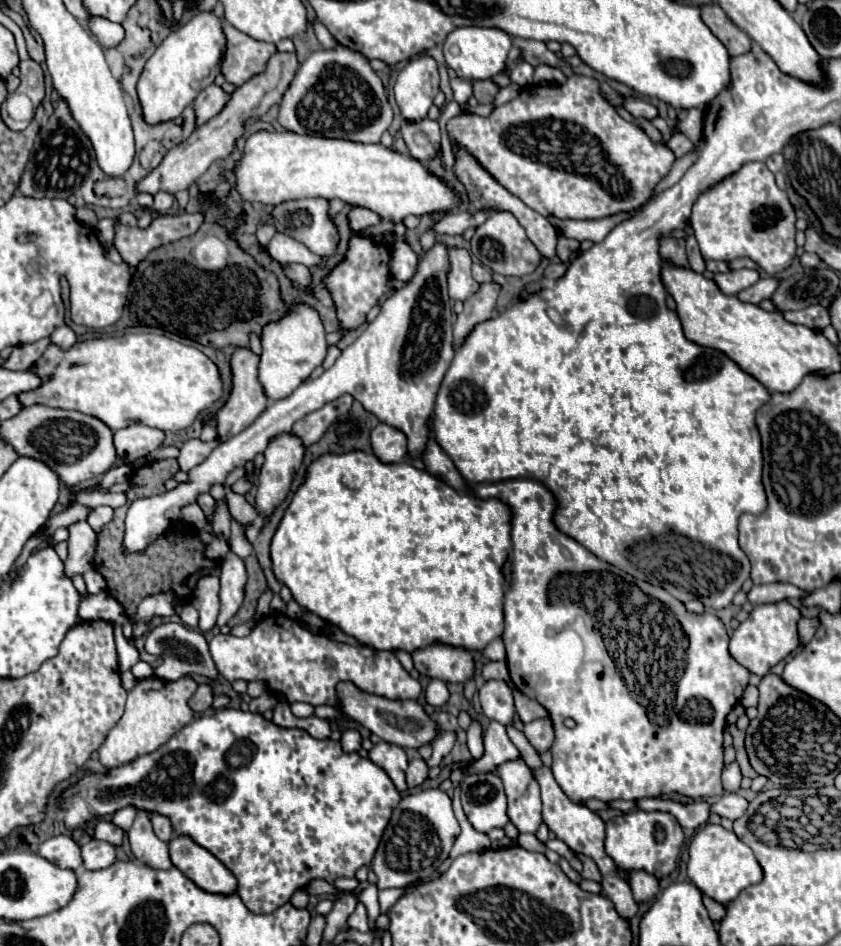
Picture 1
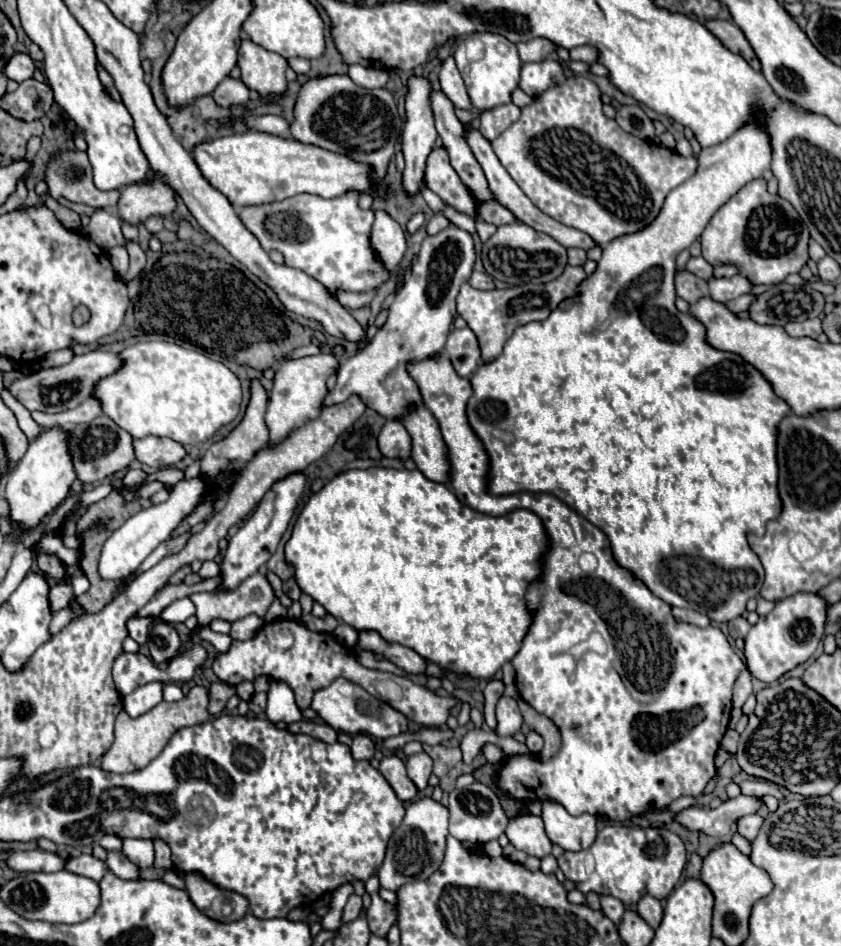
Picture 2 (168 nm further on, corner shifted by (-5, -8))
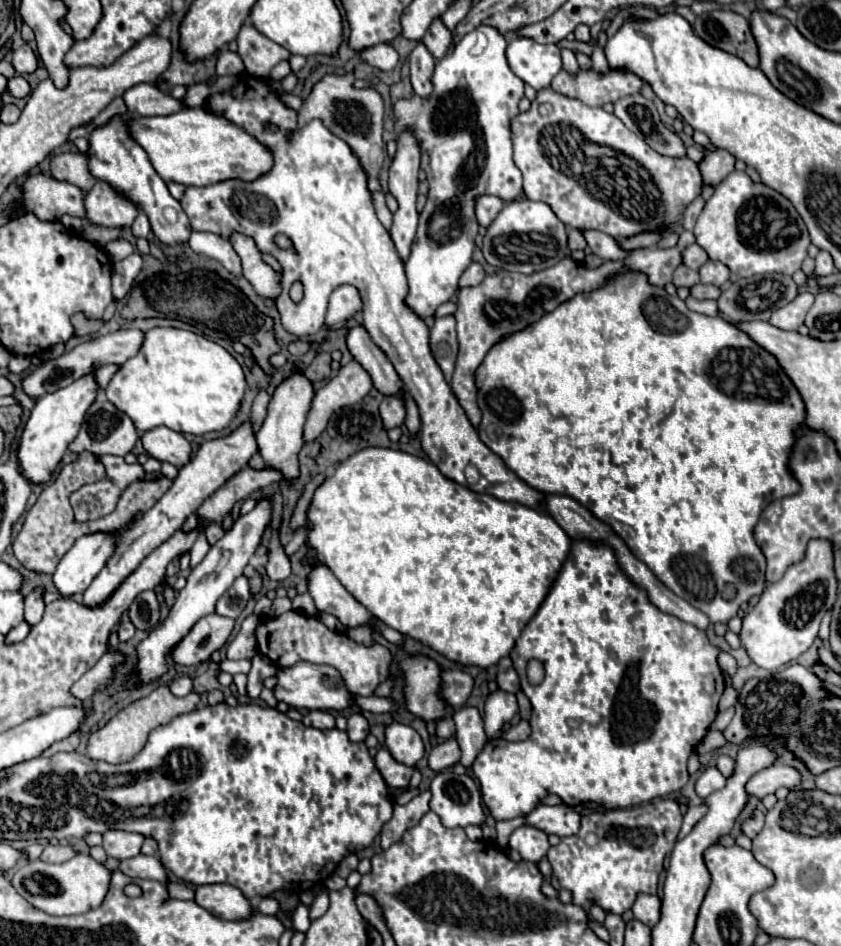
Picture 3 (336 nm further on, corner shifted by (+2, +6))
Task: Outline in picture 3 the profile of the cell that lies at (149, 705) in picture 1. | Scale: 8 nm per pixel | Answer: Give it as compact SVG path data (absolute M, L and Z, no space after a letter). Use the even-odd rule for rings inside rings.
M159 686L155 688L149 696L131 702L127 708L123 708L117 716L113 716L101 730L93 732L89 742L87 742L87 756L93 760L105 760L109 764L123 764L129 762L147 742L147 736L153 728L157 728L159 724L167 724L169 720L173 720L179 714L187 714L191 710L195 710L199 704L199 694L191 692L183 698L177 698L171 694L169 686Z

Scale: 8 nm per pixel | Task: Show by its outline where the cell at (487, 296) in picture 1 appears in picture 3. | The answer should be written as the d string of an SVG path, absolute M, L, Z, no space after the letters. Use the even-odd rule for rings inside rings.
M443 316L443 318L435 318L435 324L431 328L431 352L447 380L453 376L457 350L459 350L455 326L457 322L453 316Z

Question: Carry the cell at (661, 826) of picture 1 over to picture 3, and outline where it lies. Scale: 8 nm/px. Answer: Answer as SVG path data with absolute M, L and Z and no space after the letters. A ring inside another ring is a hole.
M653 800L641 806L625 808L625 810L601 810L601 812L591 812L581 818L581 830L575 836L561 838L557 846L551 846L547 852L547 858L553 866L555 876L559 878L559 884L567 890L573 892L573 902L589 910L589 904L599 904L603 910L623 914L627 908L633 906L635 896L639 892L657 892L657 882L663 872L663 862L665 856L673 850L675 838L681 828L681 812L679 804L675 800ZM587 832L595 832L599 836L599 844L595 848L587 848L583 838Z

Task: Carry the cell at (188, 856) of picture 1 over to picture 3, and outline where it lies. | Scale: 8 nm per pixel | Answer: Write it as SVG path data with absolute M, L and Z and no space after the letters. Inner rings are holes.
M209 884L195 888L195 902L213 916L225 920L247 918L253 910L249 900L231 884Z

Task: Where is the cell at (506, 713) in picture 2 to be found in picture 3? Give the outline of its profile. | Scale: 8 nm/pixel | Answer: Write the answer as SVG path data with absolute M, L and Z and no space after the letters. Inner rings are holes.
M497 690L489 694L485 702L485 734L487 738L499 738L503 736L503 724L511 722L511 718L517 714L517 698L515 694Z

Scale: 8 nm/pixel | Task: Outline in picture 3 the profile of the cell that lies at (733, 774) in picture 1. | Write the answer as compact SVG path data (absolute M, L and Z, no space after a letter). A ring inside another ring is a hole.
M707 768L707 770L703 772L703 776L695 782L695 790L697 790L697 794L699 794L701 798L707 798L707 796L711 796L713 792L723 790L725 784L727 784L727 778L725 778L717 768Z

